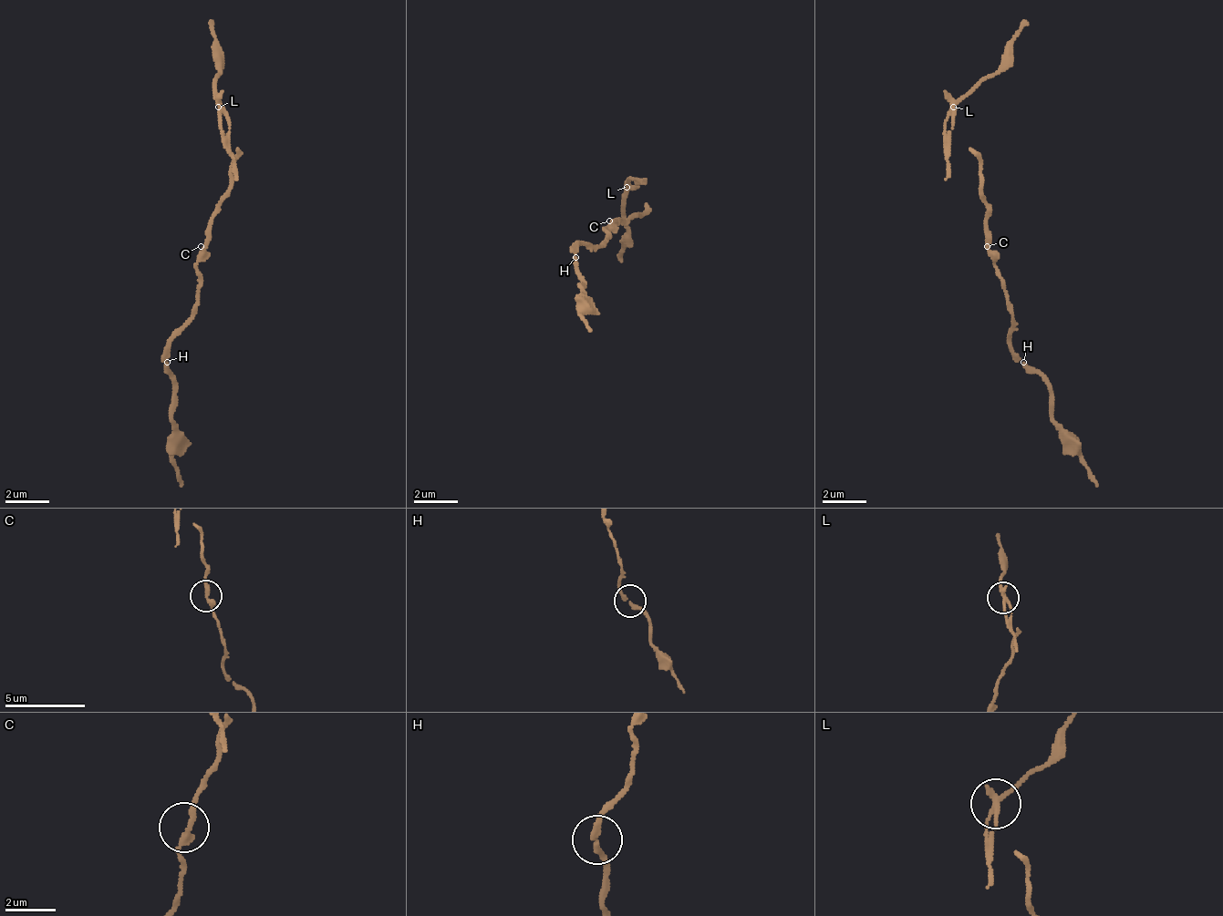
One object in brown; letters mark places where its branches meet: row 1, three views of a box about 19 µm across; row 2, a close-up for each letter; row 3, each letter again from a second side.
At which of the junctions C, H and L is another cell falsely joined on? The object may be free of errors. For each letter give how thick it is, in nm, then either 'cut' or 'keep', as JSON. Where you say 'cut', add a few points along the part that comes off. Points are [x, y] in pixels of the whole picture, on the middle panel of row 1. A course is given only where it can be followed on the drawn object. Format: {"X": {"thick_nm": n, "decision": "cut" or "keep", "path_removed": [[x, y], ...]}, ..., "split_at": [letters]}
{"C": {"thick_nm": 260, "decision": "keep"}, "H": {"thick_nm": 200, "decision": "keep"}, "L": {"thick_nm": 240, "decision": "cut", "path_removed": [[626, 188], [626, 237], [620, 258]]}, "split_at": ["L"]}

